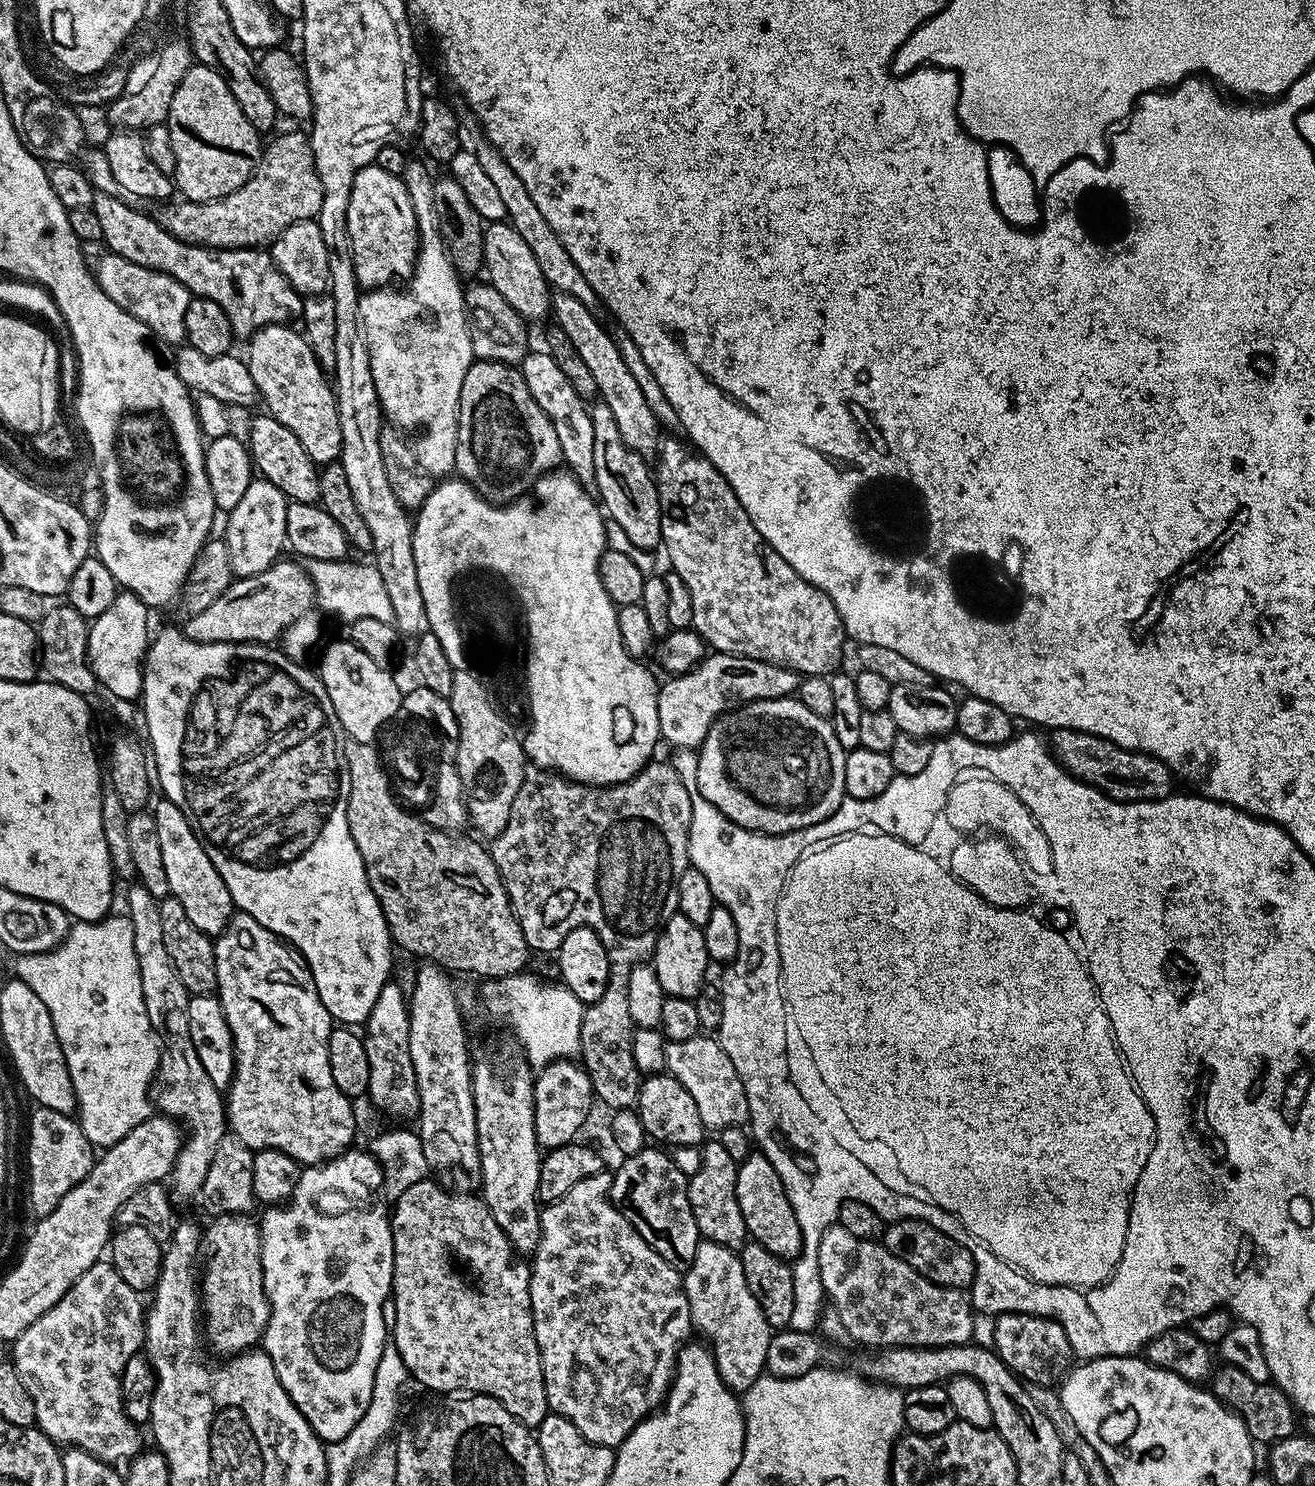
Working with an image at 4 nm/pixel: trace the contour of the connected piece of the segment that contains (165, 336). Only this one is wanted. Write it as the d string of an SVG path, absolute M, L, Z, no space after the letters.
M105 251L103 255L94 264L94 275L98 286L106 290L106 295L113 302L118 302L122 310L134 314L138 322L146 322L146 326L150 326L150 330L154 330L154 334L158 334L158 338L162 338L167 344L179 346L185 343L186 306L190 306L193 297L188 288L165 272L126 262L126 258L113 252Z

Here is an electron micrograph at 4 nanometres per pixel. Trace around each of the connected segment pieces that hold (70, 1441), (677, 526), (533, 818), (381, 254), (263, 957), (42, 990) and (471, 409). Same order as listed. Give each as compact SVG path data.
M99 1260L78 1278L54 1307L12 1342L12 1363L34 1401L35 1425L39 1430L58 1446L84 1449L118 1468L130 1464L143 1447L139 1427L125 1414L120 1380L127 1362L144 1345L146 1312L140 1300L141 1295L123 1282L109 1261Z
M661 439L658 459L655 461L657 464L654 464L654 475L658 498L660 499L660 514L658 517L660 536L664 539L664 548L668 551L669 562L672 563L670 565L671 571L676 572L678 578L682 578L682 582L686 582L686 590L690 590L690 603L694 605L692 628L702 637L705 645L716 652L730 652L737 656L745 656L746 658L777 664L800 673L801 677L831 677L843 665L840 663L844 660L844 640L846 641L844 623L834 606L834 602L826 593L818 590L818 586L806 582L806 578L802 578L802 574L798 574L798 570L794 570L794 566L790 566L790 562L786 562L786 558L782 558L782 554L778 554L773 548L765 544L758 534L754 522L750 522L750 514L746 514L742 502L738 502L738 494L734 494L732 484L726 482L724 475L707 458L693 451L683 439L680 440Z
M649 762L637 776L630 777L626 782L611 786L597 786L595 784L579 784L576 780L569 780L555 771L535 766L525 767L522 786L518 786L518 794L514 797L514 806L510 809L510 822L506 822L506 830L498 834L491 841L490 851L492 861L496 864L498 874L506 886L508 900L512 904L514 914L522 926L522 934L526 938L529 949L533 953L548 952L555 954L562 946L566 934L575 928L589 928L602 938L602 946L608 951L610 974L608 984L610 992L628 992L630 986L630 970L639 964L651 961L660 931L665 922L678 912L678 888L672 888L672 880L682 878L682 874L689 868L688 862L688 831L690 830L690 794L680 777L680 768L672 764L656 764Z
M373 162L368 167L358 170L354 186L350 190L350 206L346 206L346 230L350 238L350 250L354 258L354 274L361 289L375 290L393 282L407 281L416 269L416 256L420 253L420 227L416 225L414 206L406 190L403 179Z
M237 911L214 943L218 970L215 995L232 1031L236 1052L236 1070L226 1089L226 1119L231 1135L253 1150L282 1150L301 1166L315 1166L341 1156L353 1147L356 1116L352 1113L353 1101L334 1086L330 1074L328 1039L334 1021L322 1006L322 998L318 998L312 972L285 941L245 912Z
M109 914L103 920L83 919L73 923L68 937L57 948L15 957L15 979L26 982L26 986L42 998L46 1010L50 1010L50 1022L54 1022L54 1034L58 1034L58 1042L70 1070L70 1082L74 1082L80 1128L91 1144L100 1150L126 1138L134 1126L153 1115L150 1089L156 1079L160 1057L160 1045L150 1026L146 1002L142 998L138 954L134 954L134 926L130 926L127 915L116 915Z
M473 359L462 381L458 414L455 475L492 504L511 504L516 490L510 478L535 482L562 464L562 445L550 418L534 402L519 367Z

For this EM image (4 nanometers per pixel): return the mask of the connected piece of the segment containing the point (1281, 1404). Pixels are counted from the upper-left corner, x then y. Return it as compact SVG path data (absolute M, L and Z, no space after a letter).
M1220 1366L1213 1371L1210 1377L1210 1391L1212 1395L1218 1397L1221 1404L1225 1404L1231 1412L1235 1412L1242 1418L1246 1430L1257 1445L1271 1446L1277 1440L1290 1438L1297 1431L1297 1409L1289 1400L1288 1395L1281 1388L1277 1388L1275 1383L1254 1382L1254 1378L1242 1374L1242 1370Z

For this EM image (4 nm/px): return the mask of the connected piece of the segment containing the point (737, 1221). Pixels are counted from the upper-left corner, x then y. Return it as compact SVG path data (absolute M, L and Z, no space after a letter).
M719 1138L709 1139L700 1148L700 1153L702 1166L698 1166L698 1170L688 1181L688 1197L690 1210L694 1210L694 1222L698 1222L698 1230L703 1239L718 1242L718 1246L739 1250L744 1247L749 1234L746 1222L742 1222L742 1210L738 1210L736 1193L738 1161L730 1158L730 1153L723 1148Z

